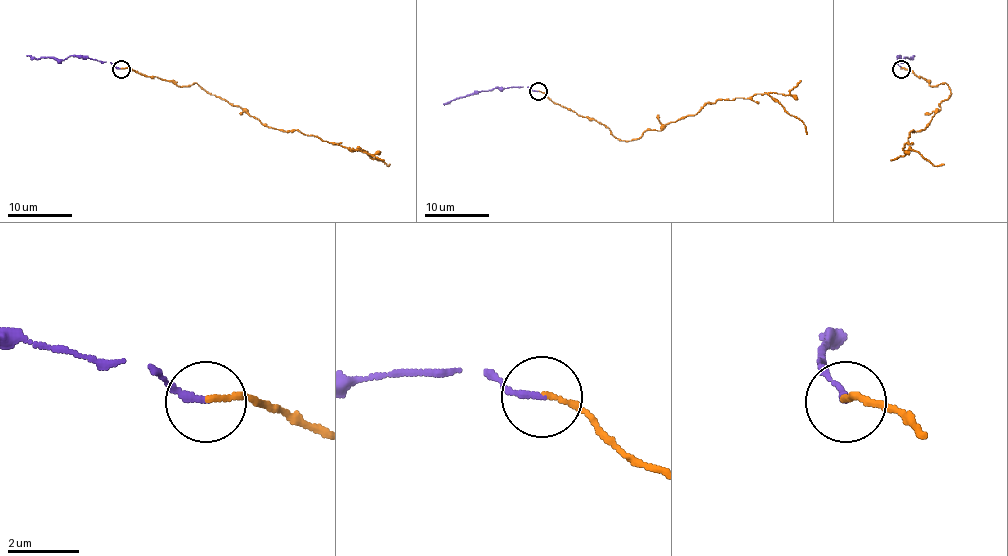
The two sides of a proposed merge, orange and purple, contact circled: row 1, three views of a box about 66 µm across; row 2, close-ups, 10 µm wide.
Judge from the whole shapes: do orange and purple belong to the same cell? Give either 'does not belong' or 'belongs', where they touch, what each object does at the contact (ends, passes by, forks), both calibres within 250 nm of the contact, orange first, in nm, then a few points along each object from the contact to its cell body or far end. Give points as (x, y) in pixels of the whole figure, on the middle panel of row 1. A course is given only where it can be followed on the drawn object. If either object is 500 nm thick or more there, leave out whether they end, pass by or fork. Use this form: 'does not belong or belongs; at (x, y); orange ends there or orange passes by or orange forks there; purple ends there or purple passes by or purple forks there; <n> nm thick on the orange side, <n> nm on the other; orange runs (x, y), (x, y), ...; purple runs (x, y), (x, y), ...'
does not belong; at (538, 91); orange ends there; purple ends there; 140 nm thick on the orange side, 190 nm on the other; orange runs (537, 92), (602, 122), (621, 140), (661, 130), (708, 103), (758, 93), (768, 93), (803, 124), (806, 133); purple runs (537, 92), (527, 87), (494, 88), (455, 98), (444, 104)

